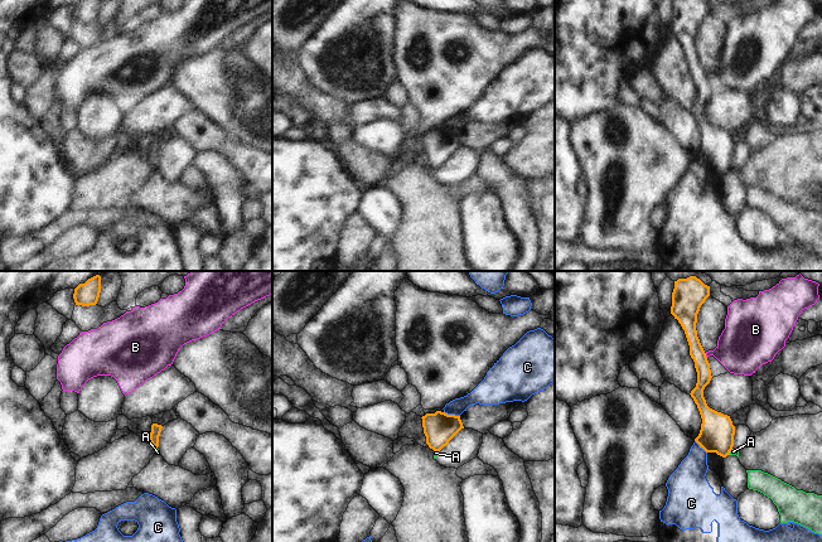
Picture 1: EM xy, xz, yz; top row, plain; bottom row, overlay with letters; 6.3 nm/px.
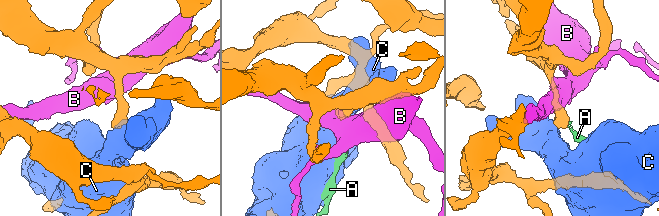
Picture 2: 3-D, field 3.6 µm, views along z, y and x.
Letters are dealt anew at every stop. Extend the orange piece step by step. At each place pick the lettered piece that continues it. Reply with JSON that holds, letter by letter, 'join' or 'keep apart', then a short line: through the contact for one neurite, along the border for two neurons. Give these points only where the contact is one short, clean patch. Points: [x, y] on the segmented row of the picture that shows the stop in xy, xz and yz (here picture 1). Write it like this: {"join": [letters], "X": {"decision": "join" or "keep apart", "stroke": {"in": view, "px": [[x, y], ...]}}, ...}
{"join": [], "A": {"decision": "keep apart", "stroke": {"in": "yz", "px": [[733, 449], [729, 454]]}}, "B": {"decision": "keep apart"}, "C": {"decision": "keep apart"}}

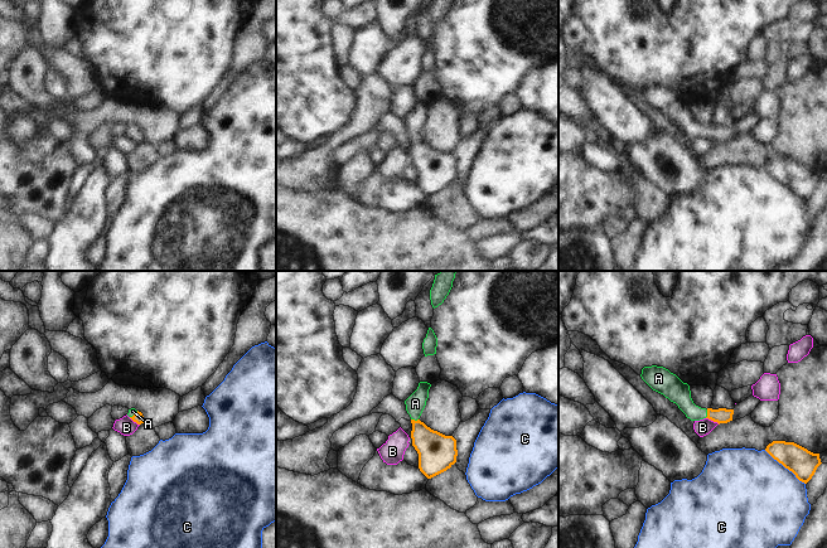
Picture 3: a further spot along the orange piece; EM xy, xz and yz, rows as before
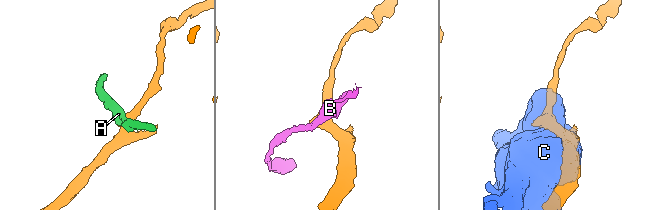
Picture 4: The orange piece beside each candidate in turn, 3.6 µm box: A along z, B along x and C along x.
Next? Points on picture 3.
{"join": ["A"], "A": {"decision": "join", "stroke": {"in": "yz", "px": [[721, 416], [707, 413], [697, 413], [676, 391]]}}, "B": {"decision": "keep apart", "stroke": {"in": "yz", "px": [[706, 417], [719, 423]]}}, "C": {"decision": "keep apart"}}

